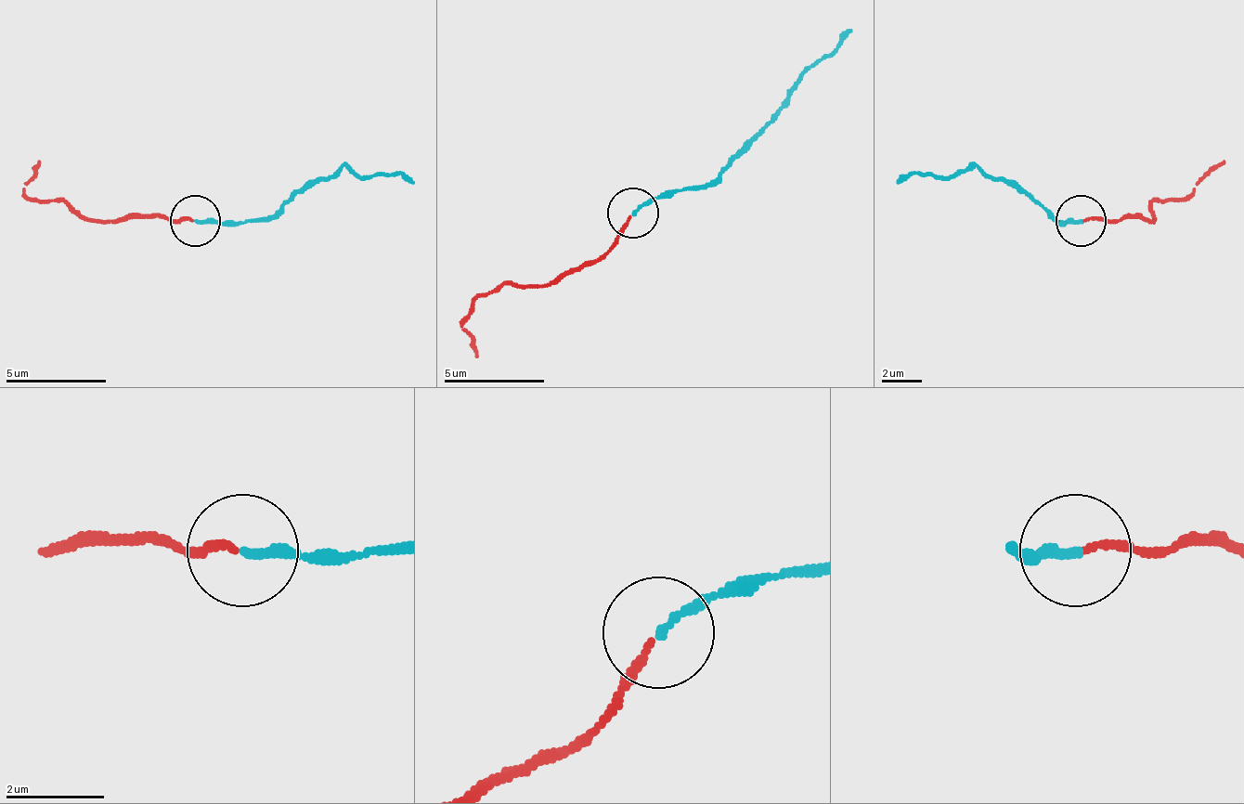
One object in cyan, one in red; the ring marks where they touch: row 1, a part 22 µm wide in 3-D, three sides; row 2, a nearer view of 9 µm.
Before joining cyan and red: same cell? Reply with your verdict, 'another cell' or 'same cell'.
same cell

